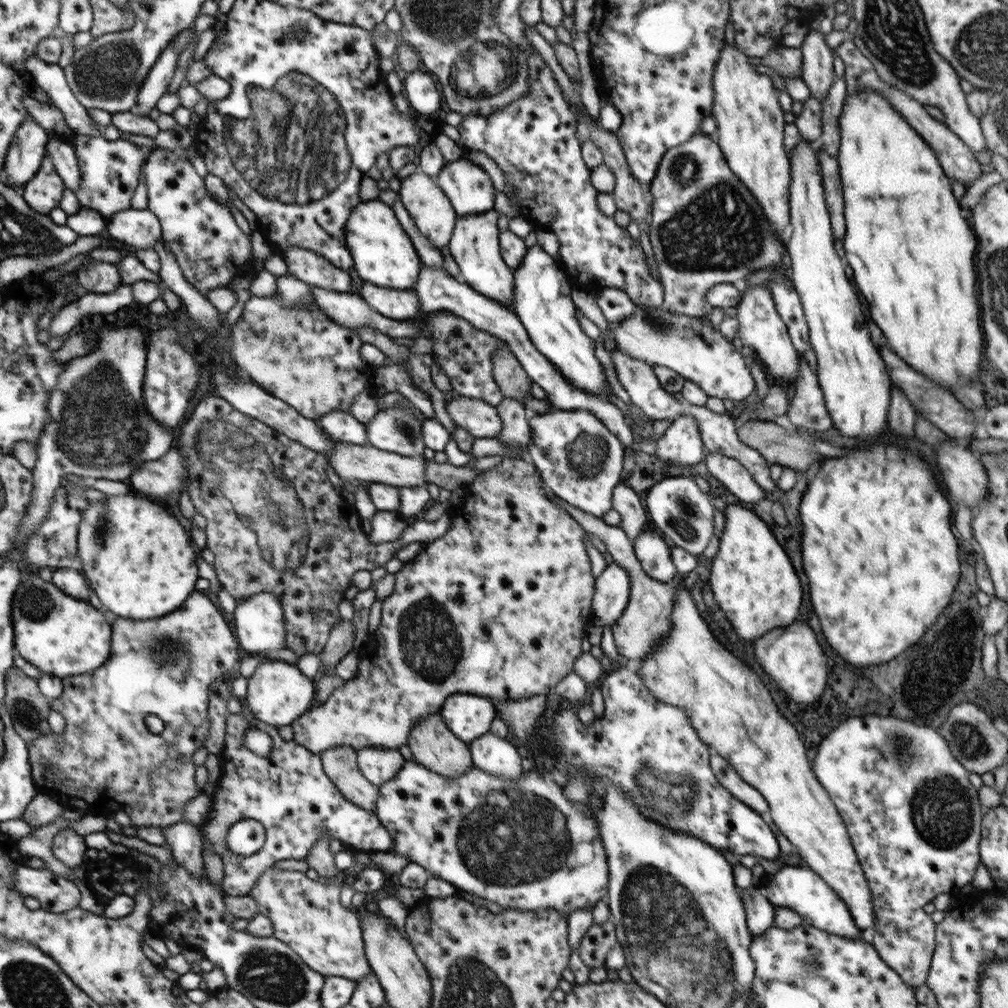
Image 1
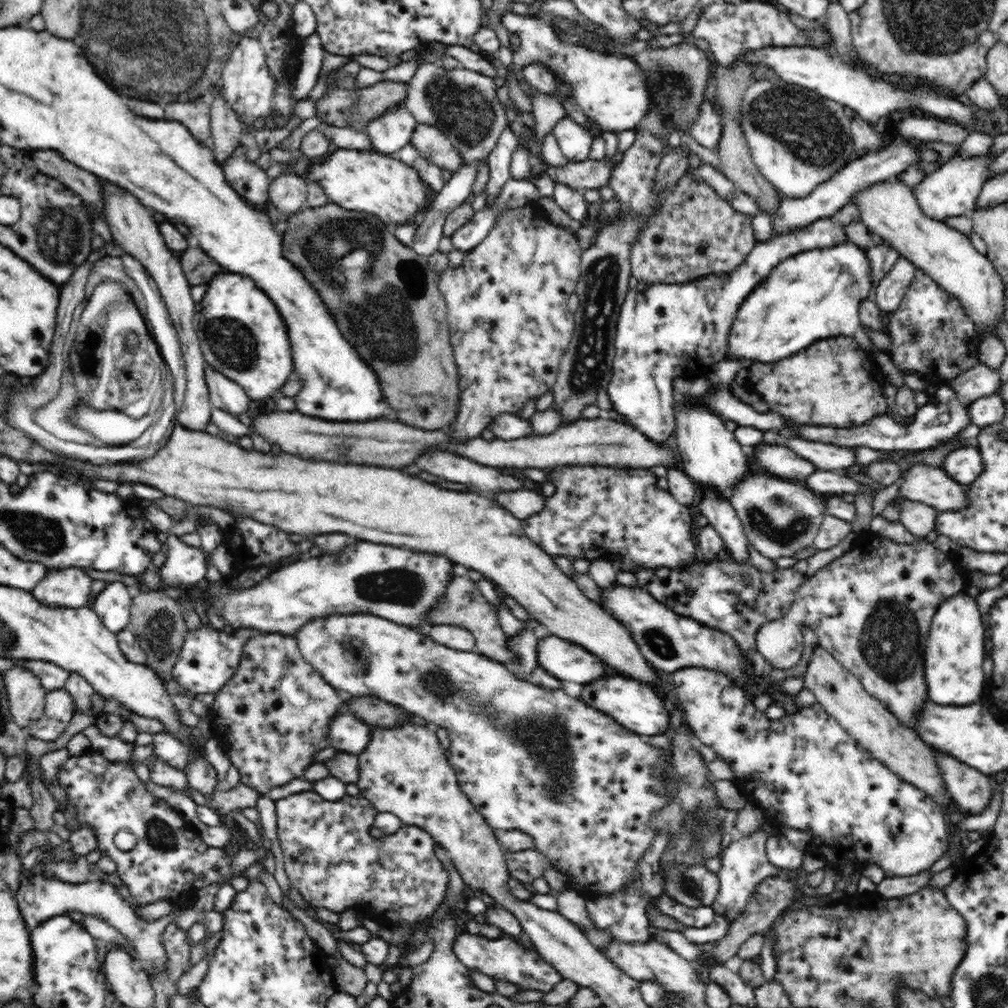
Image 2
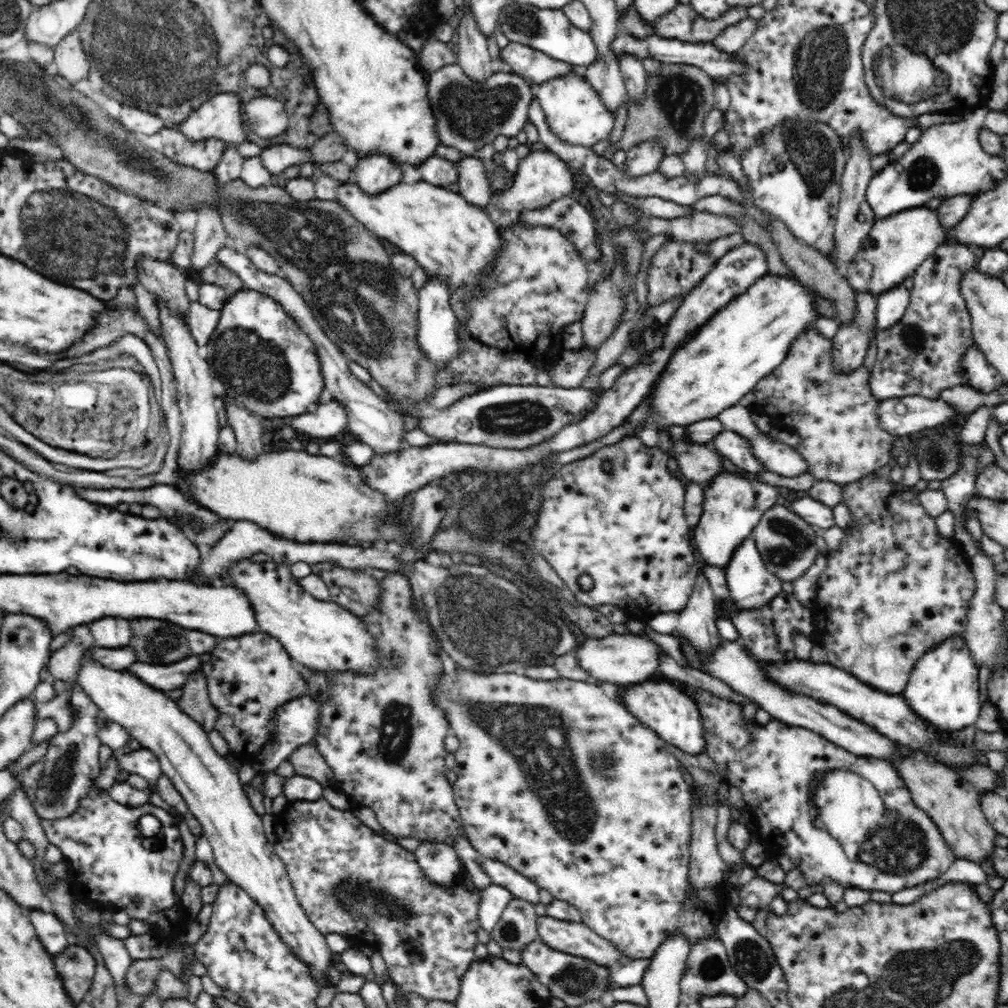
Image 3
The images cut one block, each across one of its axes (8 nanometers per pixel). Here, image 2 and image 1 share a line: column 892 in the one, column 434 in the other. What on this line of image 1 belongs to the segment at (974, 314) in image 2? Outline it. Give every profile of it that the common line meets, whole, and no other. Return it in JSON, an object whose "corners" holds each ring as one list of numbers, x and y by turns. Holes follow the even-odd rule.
{"corners":[[416,170,415,173,402,179,398,194,419,231,436,248,441,249,443,246,448,246,458,216,445,196,445,192,436,184,435,179,421,170]]}

